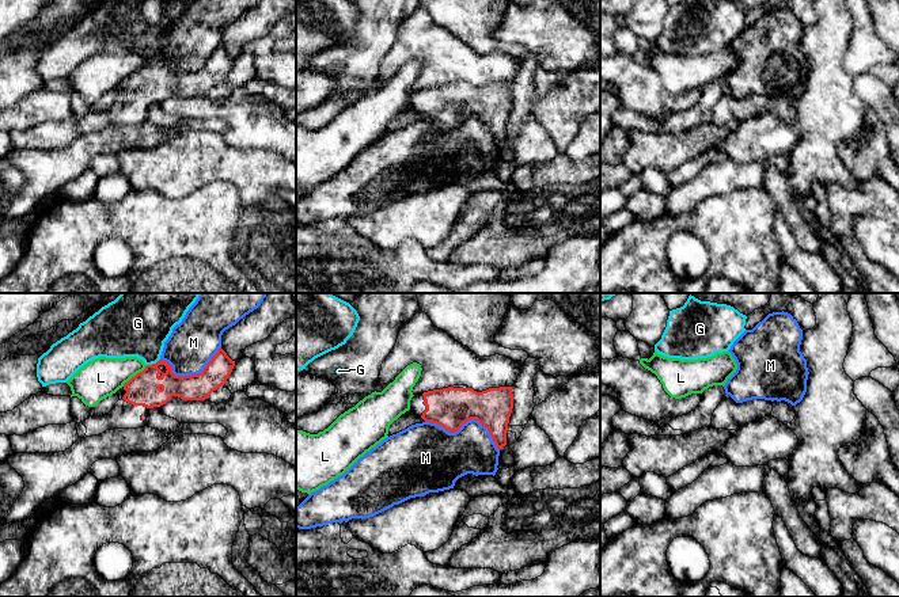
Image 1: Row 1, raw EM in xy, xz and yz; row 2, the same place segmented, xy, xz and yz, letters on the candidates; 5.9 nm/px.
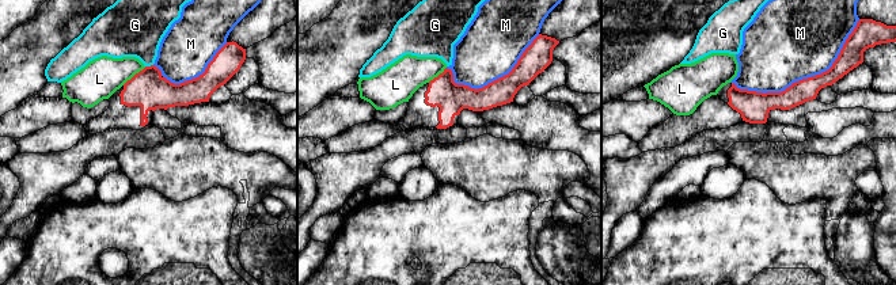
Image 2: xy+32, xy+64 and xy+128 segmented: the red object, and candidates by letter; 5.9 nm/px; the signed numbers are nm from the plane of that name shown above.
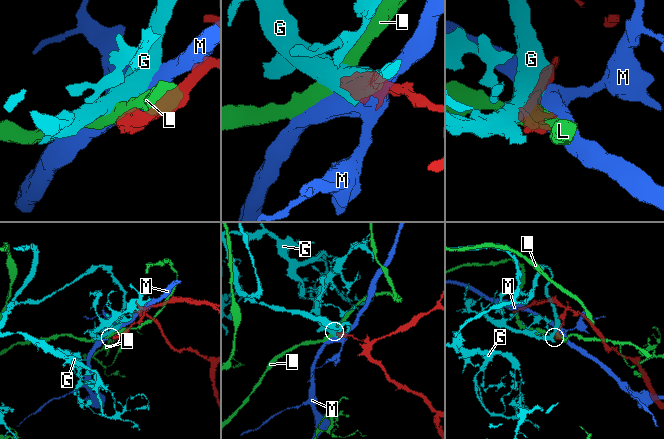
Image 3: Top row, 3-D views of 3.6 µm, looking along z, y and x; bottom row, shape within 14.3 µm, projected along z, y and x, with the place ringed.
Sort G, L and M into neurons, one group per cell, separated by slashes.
G / L / M

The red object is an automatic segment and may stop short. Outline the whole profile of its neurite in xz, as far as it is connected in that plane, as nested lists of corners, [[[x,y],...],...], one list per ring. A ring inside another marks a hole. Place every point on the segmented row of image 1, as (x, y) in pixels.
[[[454,385],[417,393],[410,400],[410,410],[425,422],[458,431],[463,423],[477,419],[485,426],[497,449],[507,445],[509,417],[513,408],[513,387],[489,388],[477,392],[467,385]]]

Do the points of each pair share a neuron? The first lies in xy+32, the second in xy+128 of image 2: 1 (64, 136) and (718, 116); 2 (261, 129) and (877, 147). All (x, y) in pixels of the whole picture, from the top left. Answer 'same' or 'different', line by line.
1: same
2: same

